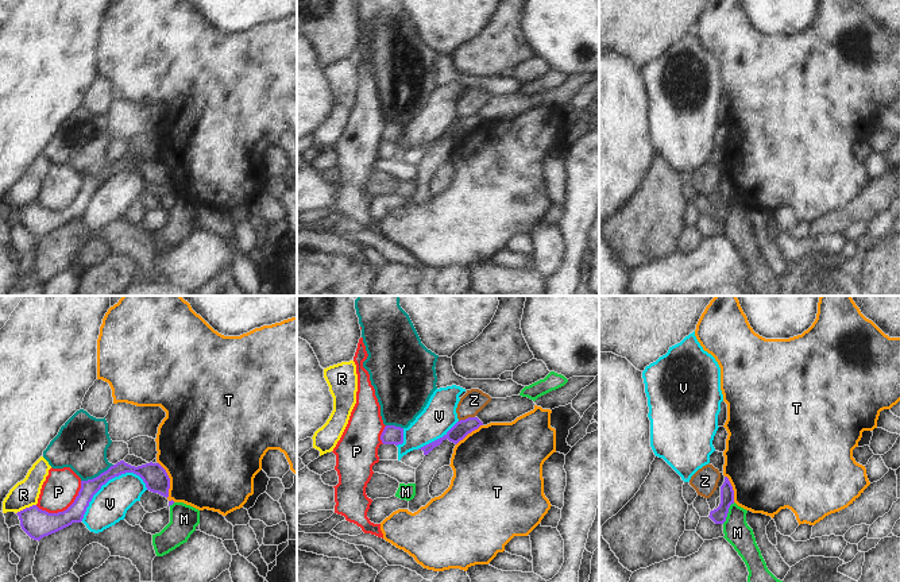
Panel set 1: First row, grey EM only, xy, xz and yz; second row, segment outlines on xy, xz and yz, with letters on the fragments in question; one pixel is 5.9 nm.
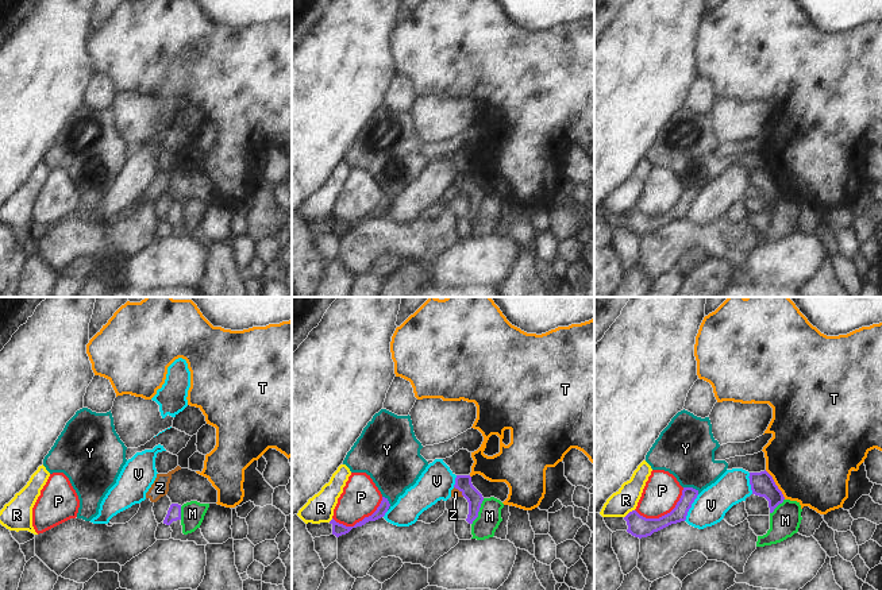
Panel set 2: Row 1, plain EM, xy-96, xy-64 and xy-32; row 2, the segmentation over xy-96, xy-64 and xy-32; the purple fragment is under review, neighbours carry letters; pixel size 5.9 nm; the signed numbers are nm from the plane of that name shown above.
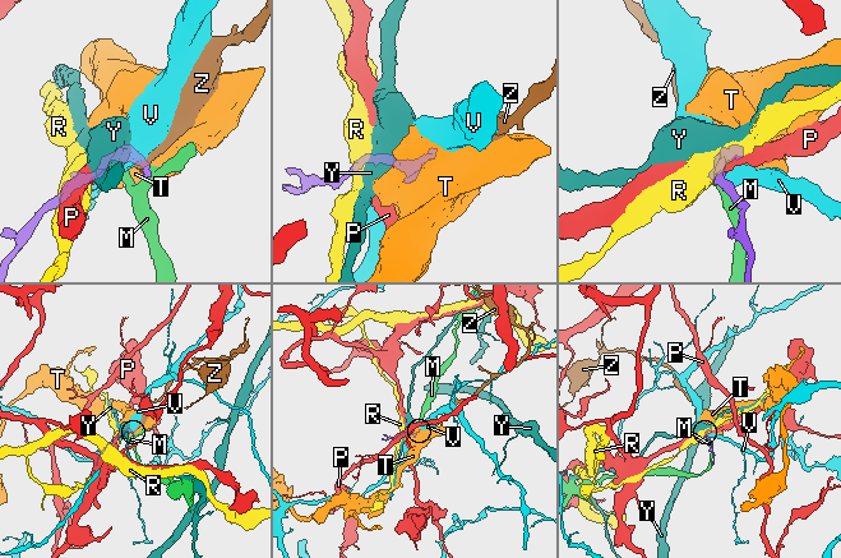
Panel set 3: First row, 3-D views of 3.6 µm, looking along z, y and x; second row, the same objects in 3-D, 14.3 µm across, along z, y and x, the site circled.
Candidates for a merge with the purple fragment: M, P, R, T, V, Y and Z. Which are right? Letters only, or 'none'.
none

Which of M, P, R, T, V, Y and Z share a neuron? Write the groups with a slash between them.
M / P / R / T / V / Y / Z

